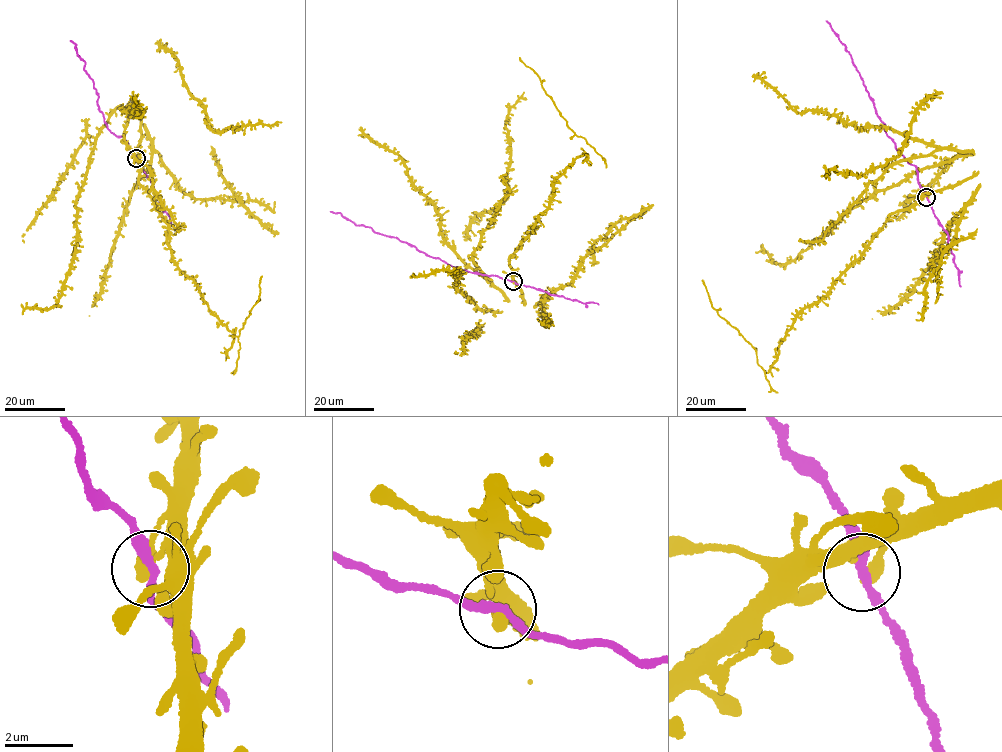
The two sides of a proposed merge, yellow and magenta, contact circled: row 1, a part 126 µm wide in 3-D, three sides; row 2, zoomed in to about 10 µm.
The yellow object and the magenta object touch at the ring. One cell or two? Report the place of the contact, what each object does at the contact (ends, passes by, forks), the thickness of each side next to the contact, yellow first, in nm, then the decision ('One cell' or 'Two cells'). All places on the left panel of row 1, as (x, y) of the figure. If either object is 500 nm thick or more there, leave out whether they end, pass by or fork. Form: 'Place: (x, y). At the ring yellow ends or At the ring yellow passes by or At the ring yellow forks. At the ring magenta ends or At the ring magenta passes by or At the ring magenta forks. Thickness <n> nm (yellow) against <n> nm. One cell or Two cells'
Place: (136, 158). At the ring yellow ends. At the ring magenta passes by. Thickness 420 nm (yellow) against 260 nm. One cell

